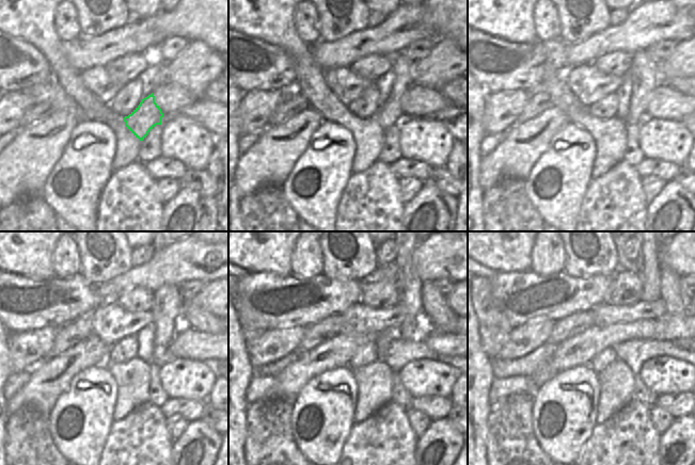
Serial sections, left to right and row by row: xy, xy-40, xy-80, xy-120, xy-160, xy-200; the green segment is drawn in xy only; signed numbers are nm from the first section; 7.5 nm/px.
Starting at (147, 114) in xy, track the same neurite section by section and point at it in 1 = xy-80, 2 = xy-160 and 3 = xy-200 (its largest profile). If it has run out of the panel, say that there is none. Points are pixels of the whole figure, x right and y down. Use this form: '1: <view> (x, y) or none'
1: xy-80 (644, 70)
2: xy-160 (408, 283)
3: xy-200 (648, 267)

